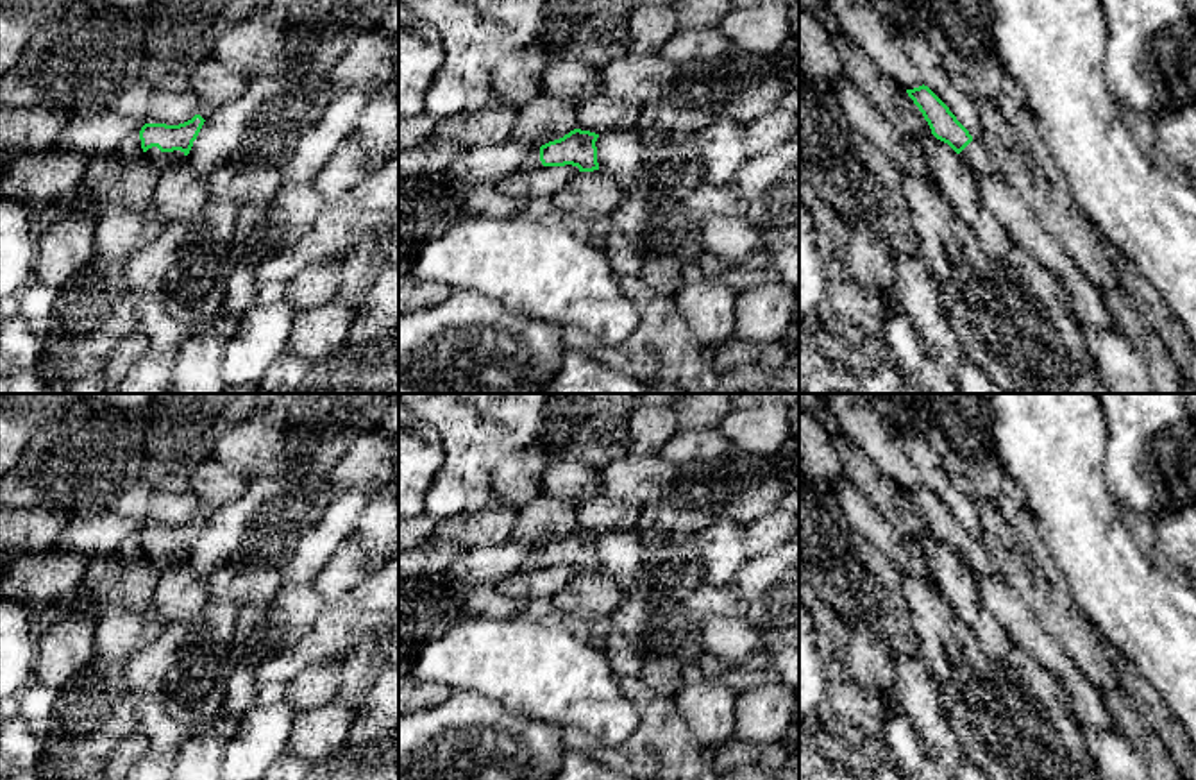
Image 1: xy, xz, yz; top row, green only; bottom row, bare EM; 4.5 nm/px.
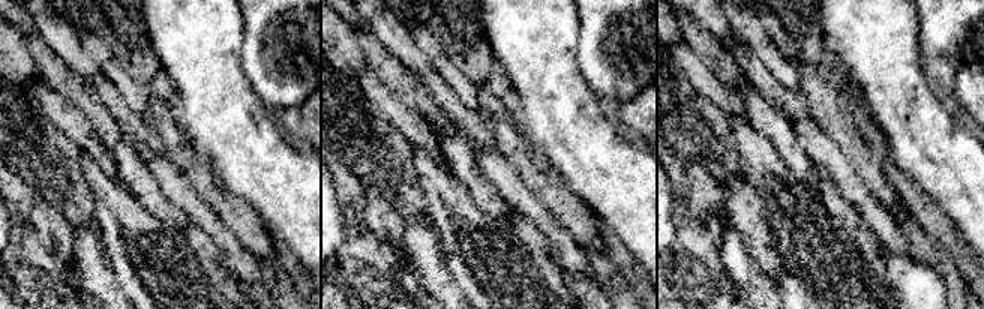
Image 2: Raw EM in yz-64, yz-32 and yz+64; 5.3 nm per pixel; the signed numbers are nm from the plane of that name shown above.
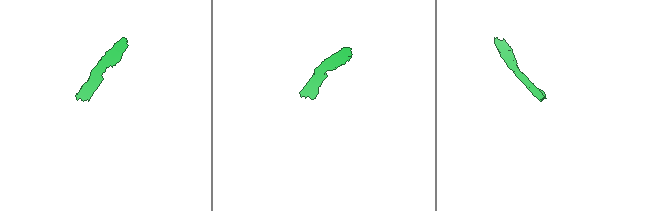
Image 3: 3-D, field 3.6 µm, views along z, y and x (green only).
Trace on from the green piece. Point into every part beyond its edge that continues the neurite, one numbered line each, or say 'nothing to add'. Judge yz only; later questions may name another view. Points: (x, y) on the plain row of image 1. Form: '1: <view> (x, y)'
1: yz (975, 557)

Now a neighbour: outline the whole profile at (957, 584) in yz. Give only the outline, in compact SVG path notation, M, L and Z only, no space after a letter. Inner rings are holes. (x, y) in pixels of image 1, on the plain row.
M919 537L914 542L924 556L933 583L960 621L974 632L983 653L994 662L1006 664L1014 644L999 621L983 606L976 576L935 537Z

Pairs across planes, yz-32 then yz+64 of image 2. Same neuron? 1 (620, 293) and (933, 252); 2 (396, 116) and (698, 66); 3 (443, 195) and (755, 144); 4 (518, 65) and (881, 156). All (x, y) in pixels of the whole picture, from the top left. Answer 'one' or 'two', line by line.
1: one
2: one
3: one
4: two

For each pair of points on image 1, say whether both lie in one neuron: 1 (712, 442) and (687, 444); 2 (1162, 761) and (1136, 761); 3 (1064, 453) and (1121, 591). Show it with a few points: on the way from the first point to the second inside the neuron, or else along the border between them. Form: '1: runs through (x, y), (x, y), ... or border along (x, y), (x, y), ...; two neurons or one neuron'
1: runs through (707, 442), (692, 444); one neuron
2: border along (1137, 746), (1146, 761); two neurons
3: runs through (1064, 487), (1078, 510), (1093, 557); one neuron

